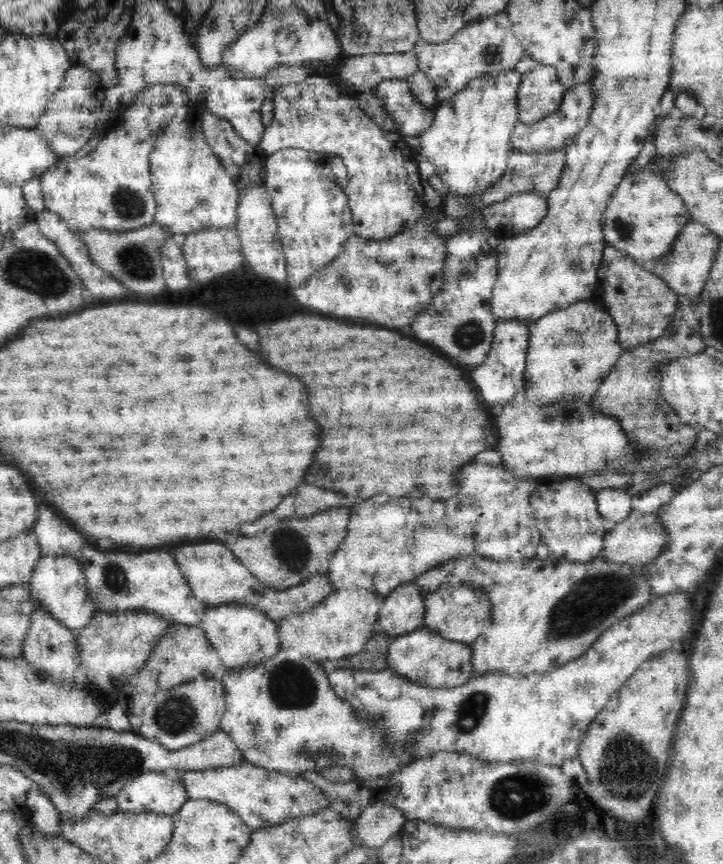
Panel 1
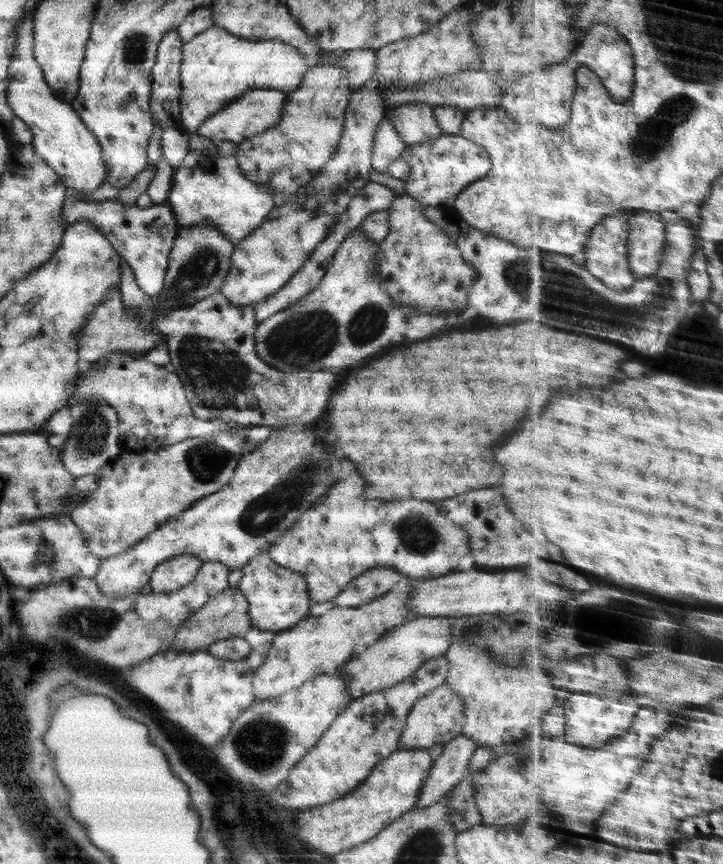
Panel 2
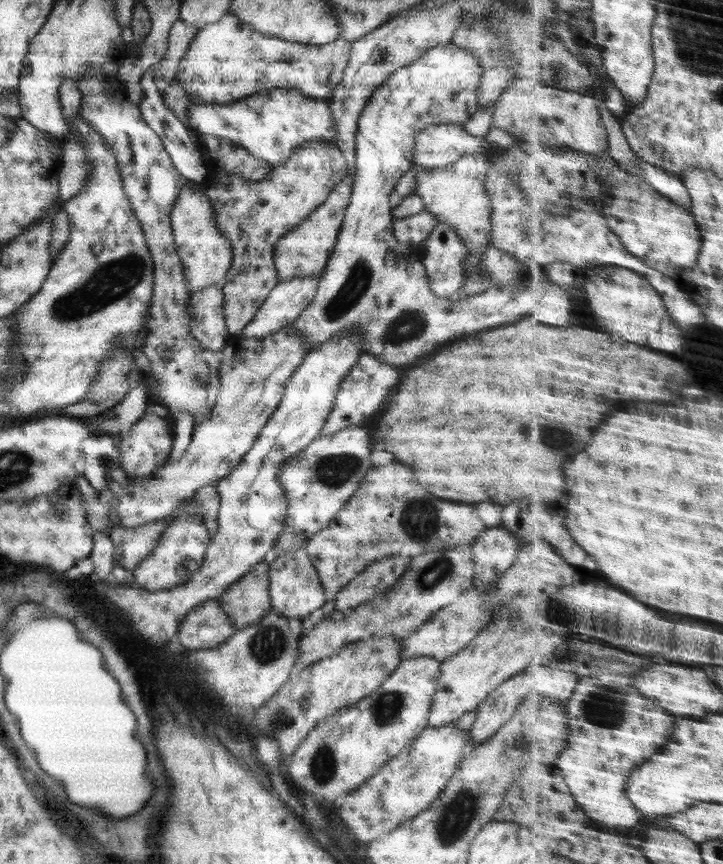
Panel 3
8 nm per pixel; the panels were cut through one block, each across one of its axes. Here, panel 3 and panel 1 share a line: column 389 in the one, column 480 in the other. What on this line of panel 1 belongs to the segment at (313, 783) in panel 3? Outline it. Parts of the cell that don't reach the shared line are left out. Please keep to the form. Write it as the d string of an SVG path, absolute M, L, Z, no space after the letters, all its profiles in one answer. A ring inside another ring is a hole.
M678 591L668 593L667 595L654 595L653 599L647 604L646 607L642 607L639 611L620 619L618 623L613 624L610 628L607 628L606 632L600 636L600 640L598 640L598 642L596 642L596 644L594 644L590 650L587 650L582 656L580 656L580 658L567 662L564 664L564 666L556 668L554 672L542 674L528 673L525 675L518 673L516 675L510 675L508 673L504 673L504 671L488 671L483 675L472 675L465 683L456 685L455 687L434 688L412 682L411 680L404 678L402 675L396 674L396 672L392 671L390 668L386 668L381 671L365 671L364 669L356 669L356 672L354 672L354 692L352 692L352 669L339 668L329 672L327 677L329 683L334 689L334 692L336 692L340 698L347 700L350 705L354 704L354 706L352 706L354 707L354 710L356 710L356 704L364 706L364 710L366 710L366 712L358 710L358 714L360 714L360 716L362 714L368 714L368 708L370 708L370 706L366 706L366 704L364 704L362 694L366 694L366 696L364 696L364 698L366 698L366 702L368 702L368 698L372 700L374 696L384 698L386 694L378 690L380 686L390 686L390 684L392 684L392 693L394 693L394 696L390 696L390 698L386 696L386 700L396 700L396 698L408 696L408 698L414 698L416 702L420 702L420 706L422 706L422 710L424 710L424 722L420 724L420 730L422 730L420 734L422 734L422 738L420 738L420 742L418 742L418 752L415 752L414 750L415 758L430 756L438 751L458 751L460 753L470 753L471 758L476 757L482 760L489 760L493 763L498 763L498 760L500 760L500 763L507 763L518 759L530 759L544 764L561 766L566 758L574 758L577 756L580 741L583 739L584 733L587 732L587 728L590 726L592 720L594 720L596 715L599 715L601 710L606 706L606 704L608 704L608 701L611 699L611 695L618 692L619 688L624 684L624 682L626 682L626 680L628 680L628 678L630 678L630 676L632 676L632 674L638 670L638 667L645 660L659 655L661 652L672 649L672 646L674 646L676 642L681 643L682 640L686 640L686 638L690 638L690 636L694 634L694 624L696 624L696 610L694 610L694 606L696 606L696 602L694 602L691 593L688 591Z

